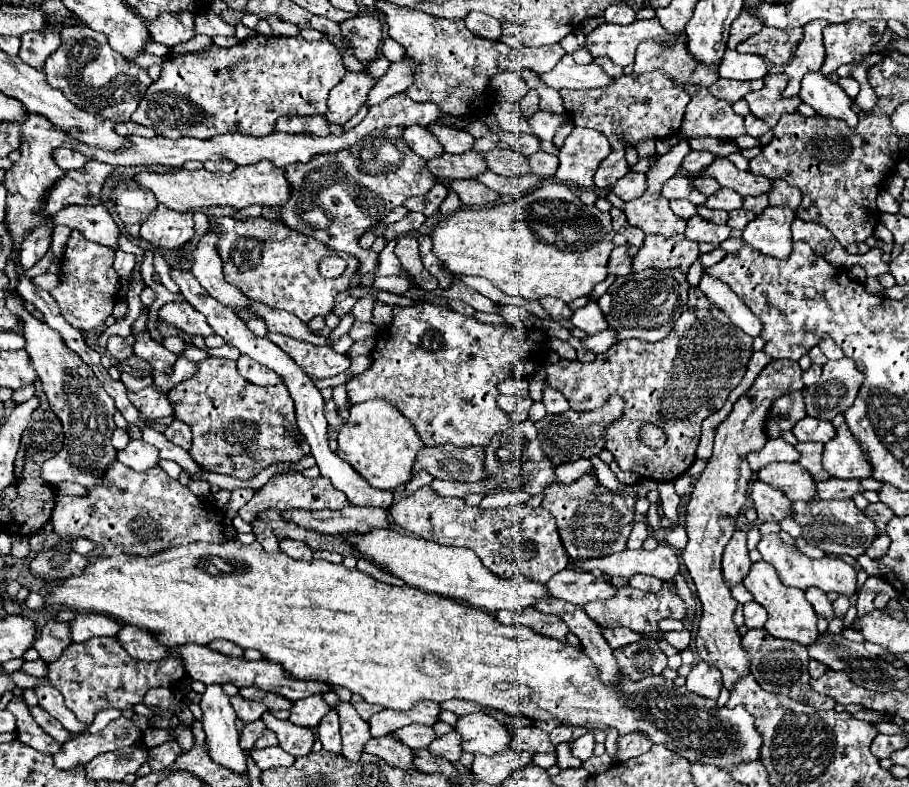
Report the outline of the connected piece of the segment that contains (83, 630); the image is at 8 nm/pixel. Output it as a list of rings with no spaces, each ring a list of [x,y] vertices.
[[[77,613],[75,619],[69,621],[69,629],[73,643],[85,643],[93,637],[113,637],[121,625],[113,617],[101,613]]]

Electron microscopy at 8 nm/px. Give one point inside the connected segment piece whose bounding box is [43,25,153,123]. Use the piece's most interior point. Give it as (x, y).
(99, 79)

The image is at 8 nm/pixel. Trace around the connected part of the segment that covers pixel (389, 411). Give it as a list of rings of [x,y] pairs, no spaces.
[[[381,399],[353,405],[351,417],[341,427],[337,443],[339,455],[377,489],[395,489],[407,483],[407,479],[411,479],[415,455],[423,447],[409,419],[405,419],[395,407]]]

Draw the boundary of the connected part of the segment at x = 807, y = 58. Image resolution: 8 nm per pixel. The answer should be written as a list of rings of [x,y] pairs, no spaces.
[[[815,20],[804,26],[803,39],[797,47],[797,53],[783,68],[783,73],[788,76],[787,87],[783,91],[785,97],[799,95],[801,81],[807,71],[821,69],[825,59],[823,27],[828,24],[829,22]]]

